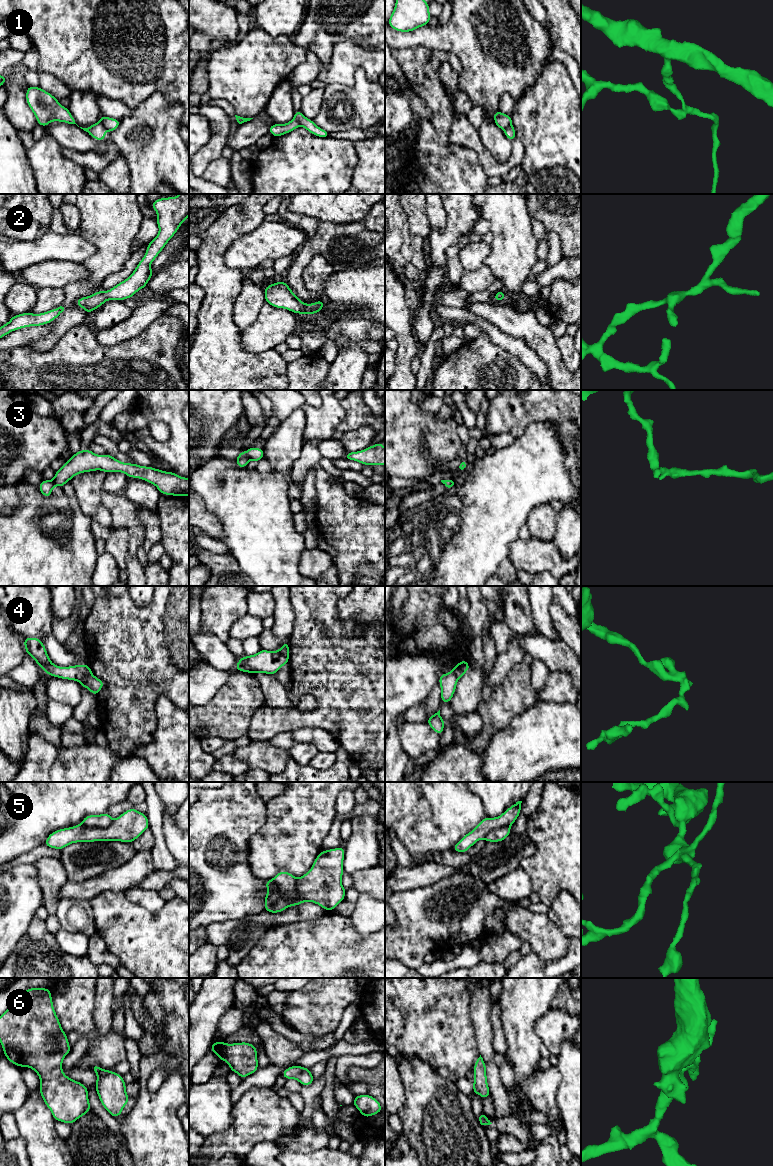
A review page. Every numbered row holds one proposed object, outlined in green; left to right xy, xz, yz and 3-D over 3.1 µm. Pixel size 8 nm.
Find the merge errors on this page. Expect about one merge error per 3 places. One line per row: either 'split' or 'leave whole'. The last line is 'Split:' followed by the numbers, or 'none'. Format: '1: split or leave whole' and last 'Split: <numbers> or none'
1: split
2: leave whole
3: split
4: split
5: split
6: leave whole
Split: 1, 3, 4, 5

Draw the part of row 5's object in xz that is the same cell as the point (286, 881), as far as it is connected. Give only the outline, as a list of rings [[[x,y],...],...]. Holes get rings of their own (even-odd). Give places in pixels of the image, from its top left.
[[[280,871],[272,880],[280,887],[284,896],[288,896],[295,891],[297,879],[293,874],[287,871]]]

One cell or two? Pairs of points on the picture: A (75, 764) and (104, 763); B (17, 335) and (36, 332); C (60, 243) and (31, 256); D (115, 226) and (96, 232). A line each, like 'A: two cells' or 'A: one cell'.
A: one cell
B: one cell
C: one cell
D: one cell

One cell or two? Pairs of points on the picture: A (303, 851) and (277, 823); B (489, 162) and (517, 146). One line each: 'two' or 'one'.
A: one
B: one

